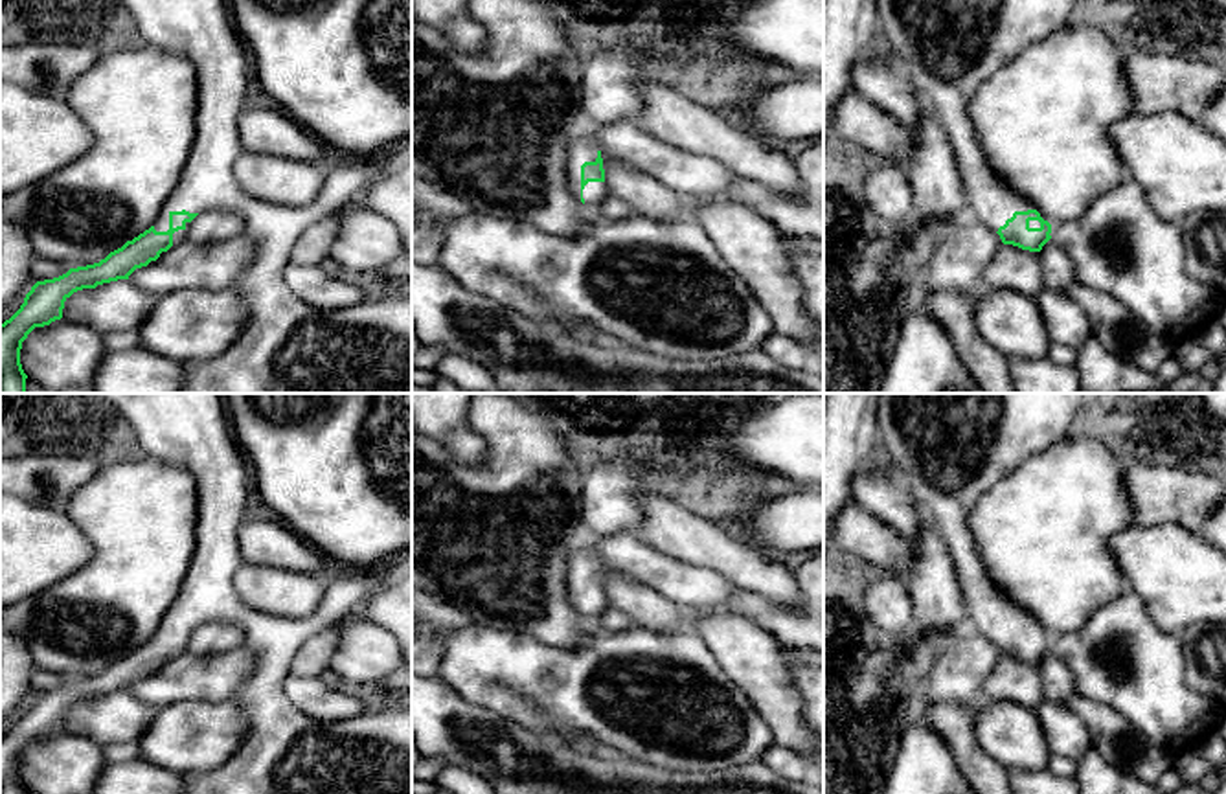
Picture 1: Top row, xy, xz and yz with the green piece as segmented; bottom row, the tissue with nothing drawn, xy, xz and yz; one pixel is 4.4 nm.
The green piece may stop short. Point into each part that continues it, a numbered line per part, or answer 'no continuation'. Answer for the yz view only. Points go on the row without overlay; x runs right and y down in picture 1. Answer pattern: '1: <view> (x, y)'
1: yz (949, 449)

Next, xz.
1: xz (692, 587)

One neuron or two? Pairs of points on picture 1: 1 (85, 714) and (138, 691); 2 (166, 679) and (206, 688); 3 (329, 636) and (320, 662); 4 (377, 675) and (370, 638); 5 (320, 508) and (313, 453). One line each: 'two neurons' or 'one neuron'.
1: two neurons
2: one neuron
3: one neuron
4: one neuron
5: one neuron

